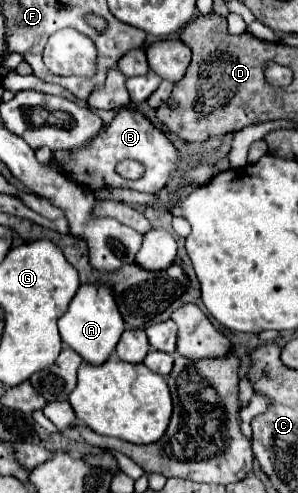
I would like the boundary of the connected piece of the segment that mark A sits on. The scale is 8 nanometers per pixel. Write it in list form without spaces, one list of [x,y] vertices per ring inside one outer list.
[[[107,283],[81,285],[75,297],[71,299],[67,313],[59,319],[59,333],[63,343],[93,365],[101,365],[115,351],[115,345],[119,343],[123,329],[125,321],[117,309],[113,287]]]

